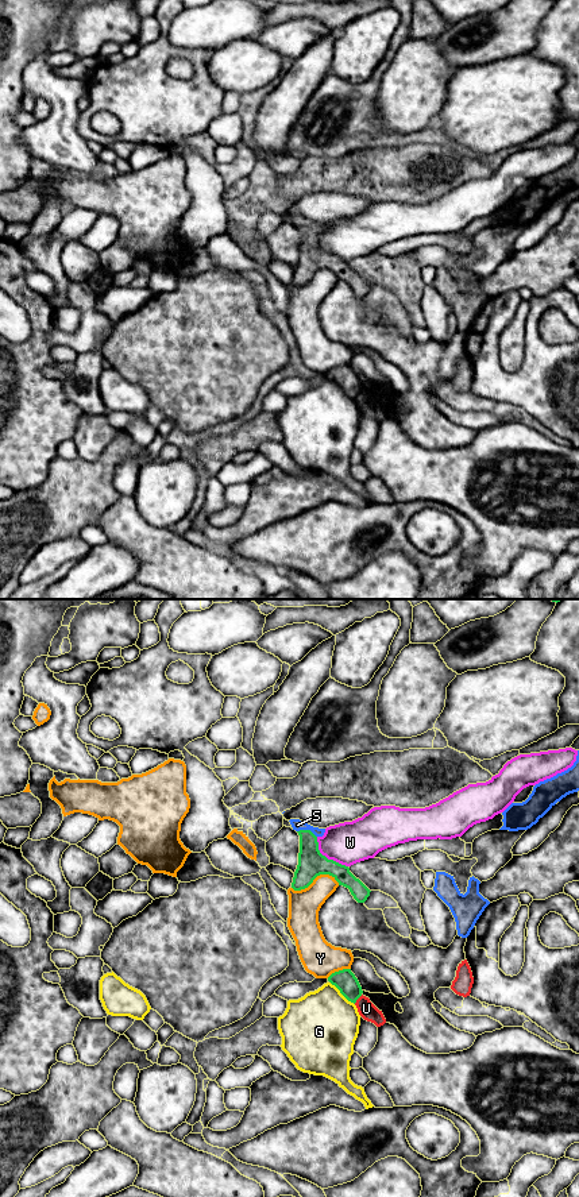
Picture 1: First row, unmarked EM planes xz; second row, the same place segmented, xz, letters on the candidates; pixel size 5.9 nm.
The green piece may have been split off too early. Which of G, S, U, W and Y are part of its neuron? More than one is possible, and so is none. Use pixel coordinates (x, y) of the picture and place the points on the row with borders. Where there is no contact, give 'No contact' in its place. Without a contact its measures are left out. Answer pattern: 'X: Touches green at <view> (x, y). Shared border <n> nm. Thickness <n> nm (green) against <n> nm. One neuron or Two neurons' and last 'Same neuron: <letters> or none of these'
G: Touches green at xz (342, 993). Shared border 200 nm. Thickness 130 nm (green) against 440 nm. Two neurons
S: Touches green at xz (307, 830). Shared border 130 nm. Thickness 160 nm (green) against 70 nm. One neuron
U: Touches green at xz (358, 997). Shared border 80 nm. Thickness 130 nm (green) against 100 nm. Two neurons
W: Touches green at xz (325, 857). Shared border 260 nm. Thickness 160 nm (green) against 260 nm. Two neurons
Y: Touches green at xz (315, 877). Shared border 280 nm. Thickness 160 nm (green) against 190 nm. Two neurons
Same neuron: S

